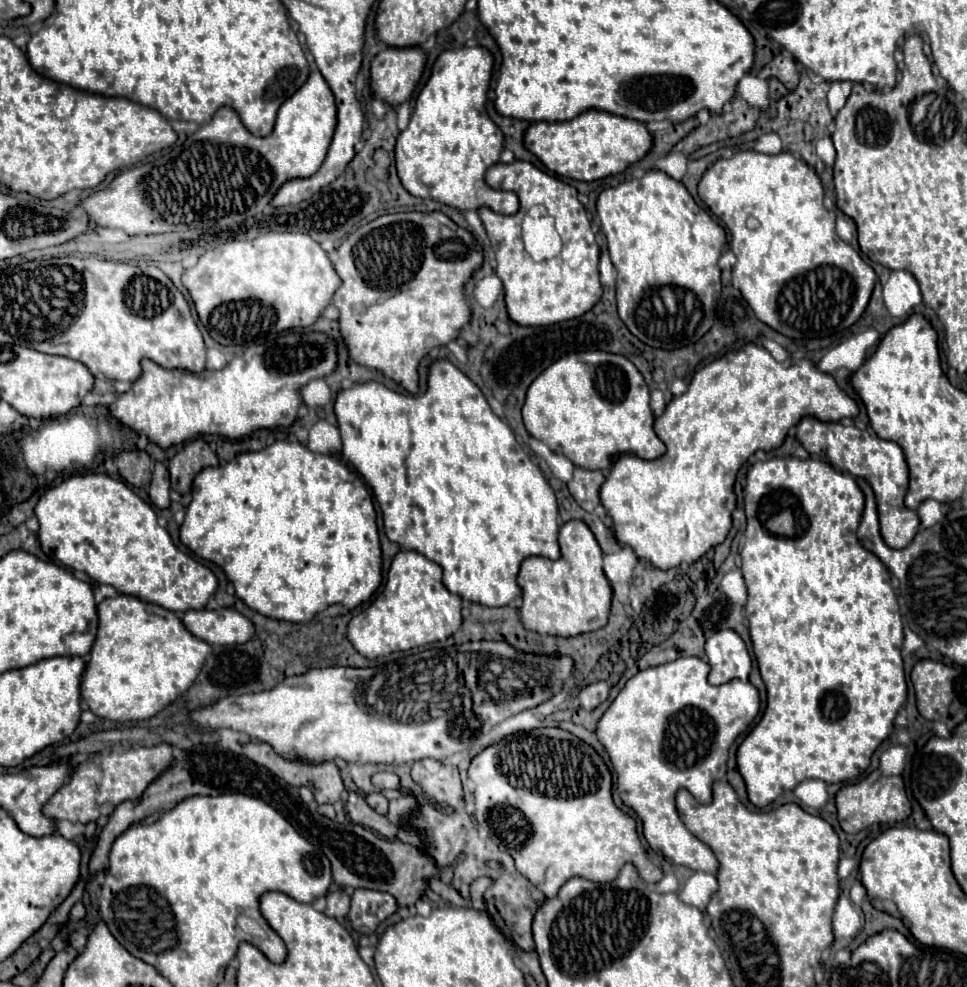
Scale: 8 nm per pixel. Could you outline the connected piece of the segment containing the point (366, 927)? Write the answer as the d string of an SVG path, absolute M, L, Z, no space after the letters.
M356 890L352 896L350 924L360 934L372 934L382 920L392 916L398 910L398 904L392 894L378 890Z

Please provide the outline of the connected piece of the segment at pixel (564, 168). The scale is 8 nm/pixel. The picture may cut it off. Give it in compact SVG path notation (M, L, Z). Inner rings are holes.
M586 110L564 122L534 122L524 136L526 148L534 152L548 170L558 176L584 182L622 174L630 164L648 154L652 140L652 132L646 124L600 110Z

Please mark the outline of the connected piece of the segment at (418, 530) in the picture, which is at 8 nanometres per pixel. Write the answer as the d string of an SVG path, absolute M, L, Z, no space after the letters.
M450 360L432 362L428 392L424 392L424 394L416 394L416 396L398 394L398 392L388 390L384 384L366 382L366 384L356 384L354 388L348 388L348 390L340 390L340 394L336 398L336 404L334 404L334 412L336 412L338 428L340 428L340 434L342 434L342 454L344 454L344 458L348 458L356 466L356 470L364 476L364 480L368 482L368 486L376 494L376 500L380 504L382 518L384 518L386 536L392 542L400 544L404 550L420 552L428 560L436 562L442 568L442 576L444 576L442 582L452 594L458 594L464 600L470 600L470 602L476 602L476 604L482 604L482 606L488 606L488 608L500 608L500 606L510 604L516 596L522 594L522 590L516 582L516 576L520 572L520 564L522 564L524 558L528 558L528 556L544 556L544 558L550 558L550 560L560 558L560 548L558 548L558 504L556 504L554 490L546 482L540 468L536 464L532 464L530 456L526 454L526 458L524 458L524 448L518 444L514 432L508 428L506 422L502 422L492 412L492 408L488 406L480 388L474 382L470 382Z

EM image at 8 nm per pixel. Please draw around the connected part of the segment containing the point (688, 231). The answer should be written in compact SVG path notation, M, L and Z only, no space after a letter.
M660 170L648 172L640 182L626 182L604 190L598 196L596 208L612 264L618 272L618 314L628 330L644 344L662 350L676 350L698 342L714 322L714 296L722 288L718 258L726 244L724 228L706 210L696 206L682 182L672 180Z

